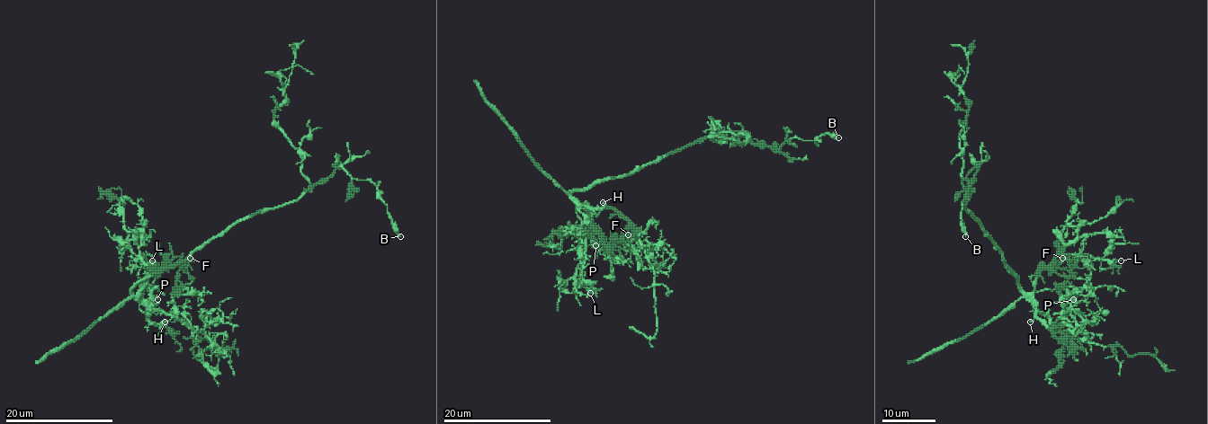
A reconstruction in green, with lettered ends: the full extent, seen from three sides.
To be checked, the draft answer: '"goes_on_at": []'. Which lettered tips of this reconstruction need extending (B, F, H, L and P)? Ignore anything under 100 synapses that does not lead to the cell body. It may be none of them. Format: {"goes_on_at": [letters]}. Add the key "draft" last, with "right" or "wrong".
{"goes_on_at": [], "draft": "right"}

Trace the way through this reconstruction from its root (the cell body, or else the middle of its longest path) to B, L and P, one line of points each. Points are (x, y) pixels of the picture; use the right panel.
B: (1000, 252), (964, 208), (976, 166), (965, 179), (968, 189), (961, 204), (961, 229), (965, 236)
L: (1000, 252), (1028, 295), (1036, 277), (1060, 255), (1114, 263), (1121, 260)
P: (1000, 252), (1004, 263), (1015, 274), (1016, 282), (1028, 295), (1060, 287), (1066, 297), (1073, 299)

